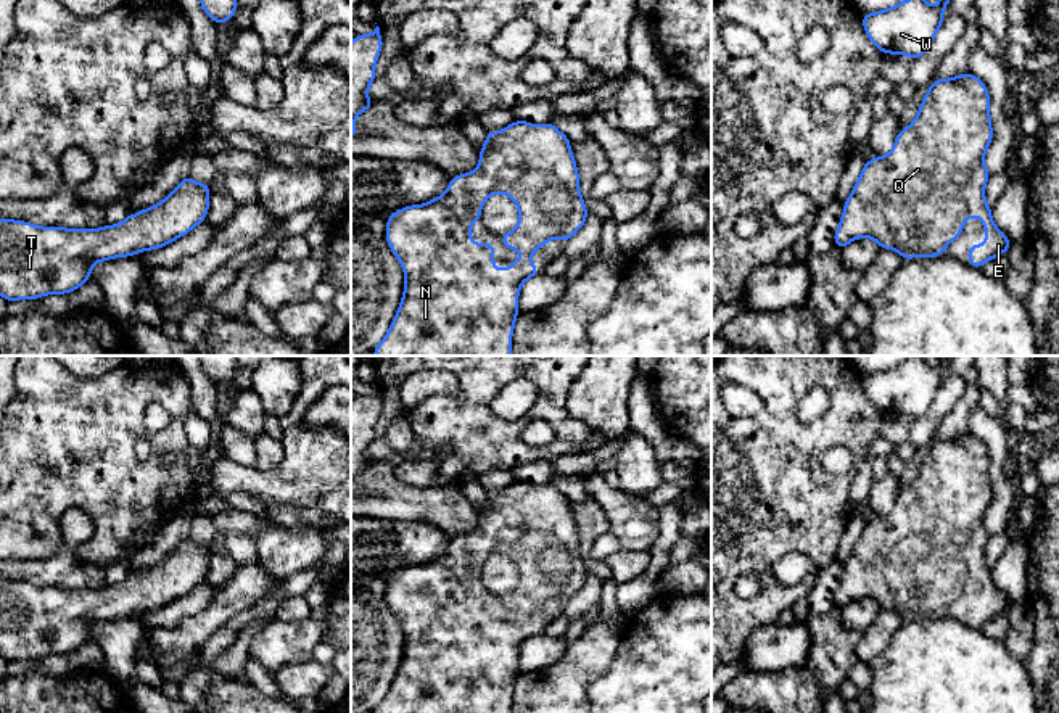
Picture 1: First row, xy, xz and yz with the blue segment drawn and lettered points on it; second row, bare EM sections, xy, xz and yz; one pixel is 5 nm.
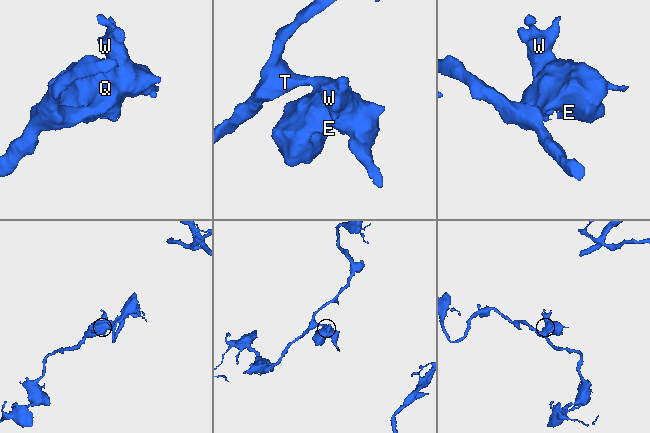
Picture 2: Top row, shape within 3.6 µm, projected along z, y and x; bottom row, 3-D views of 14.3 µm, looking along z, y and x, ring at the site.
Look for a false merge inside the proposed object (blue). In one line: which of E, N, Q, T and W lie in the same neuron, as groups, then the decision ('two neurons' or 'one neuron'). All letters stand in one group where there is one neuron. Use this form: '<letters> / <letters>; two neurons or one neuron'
E N Q T W; one neuron

